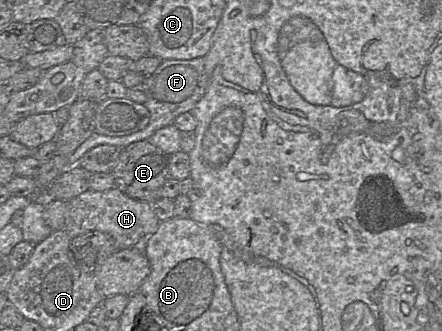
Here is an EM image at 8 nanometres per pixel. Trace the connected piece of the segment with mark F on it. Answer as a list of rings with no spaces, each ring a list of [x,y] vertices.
[[[197,57],[187,60],[162,60],[154,73],[144,79],[140,87],[146,96],[146,100],[143,105],[147,108],[150,114],[147,126],[140,131],[124,136],[108,136],[93,132],[68,157],[68,167],[77,165],[80,158],[88,150],[98,145],[109,144],[118,148],[123,148],[130,143],[147,140],[159,129],[173,124],[175,118],[180,114],[191,111],[207,91],[208,78],[205,73],[204,59],[203,57]]]

